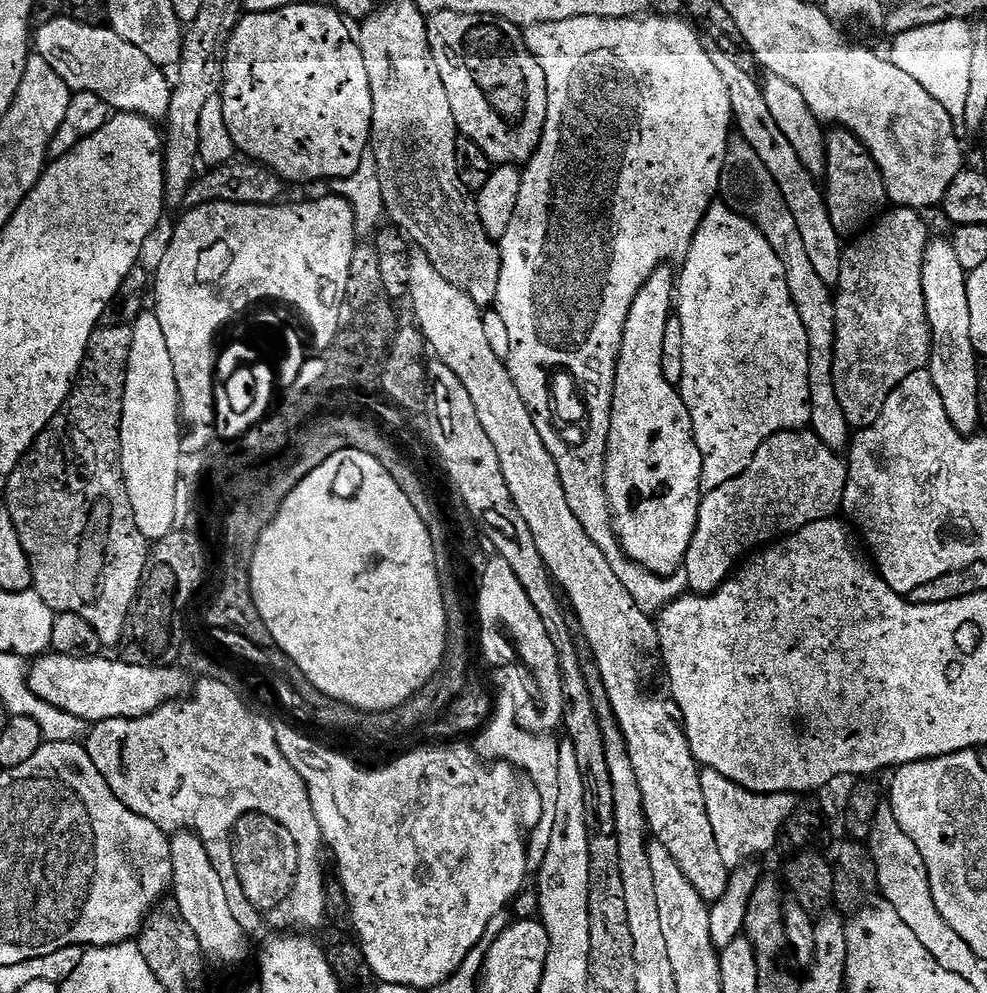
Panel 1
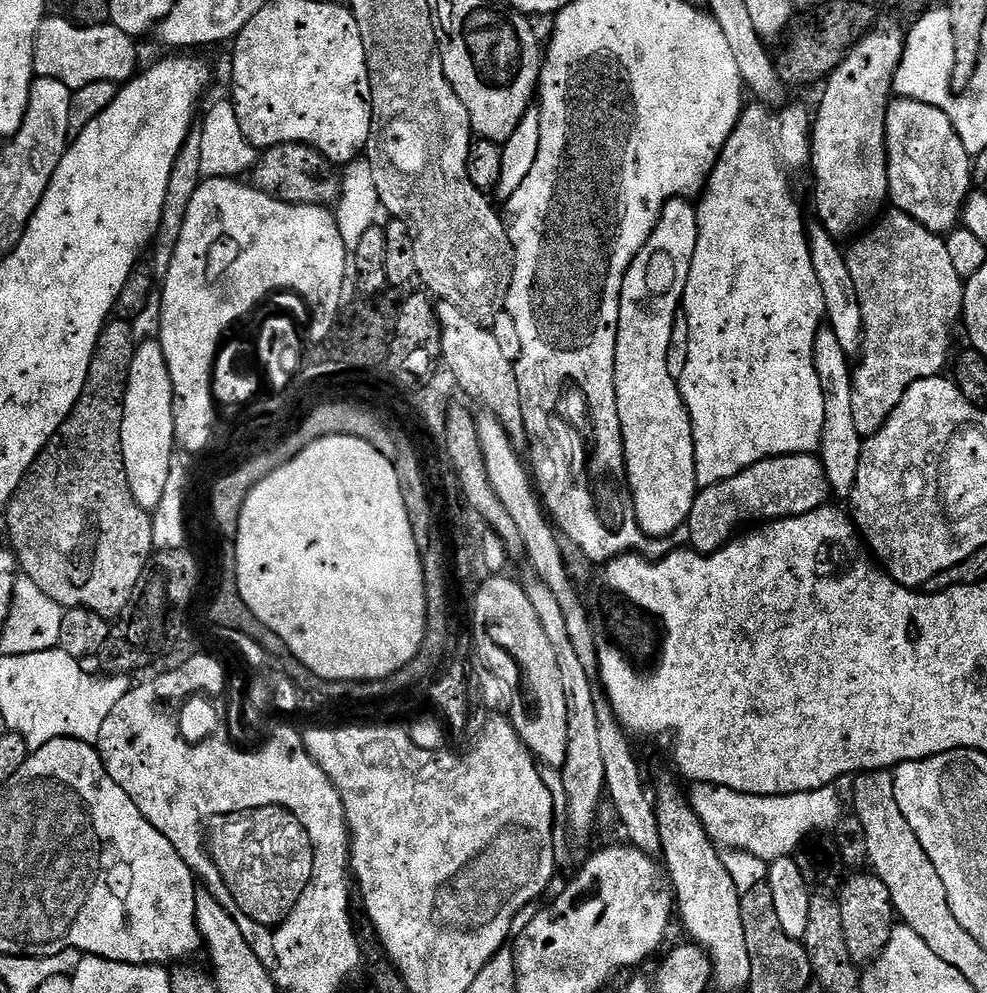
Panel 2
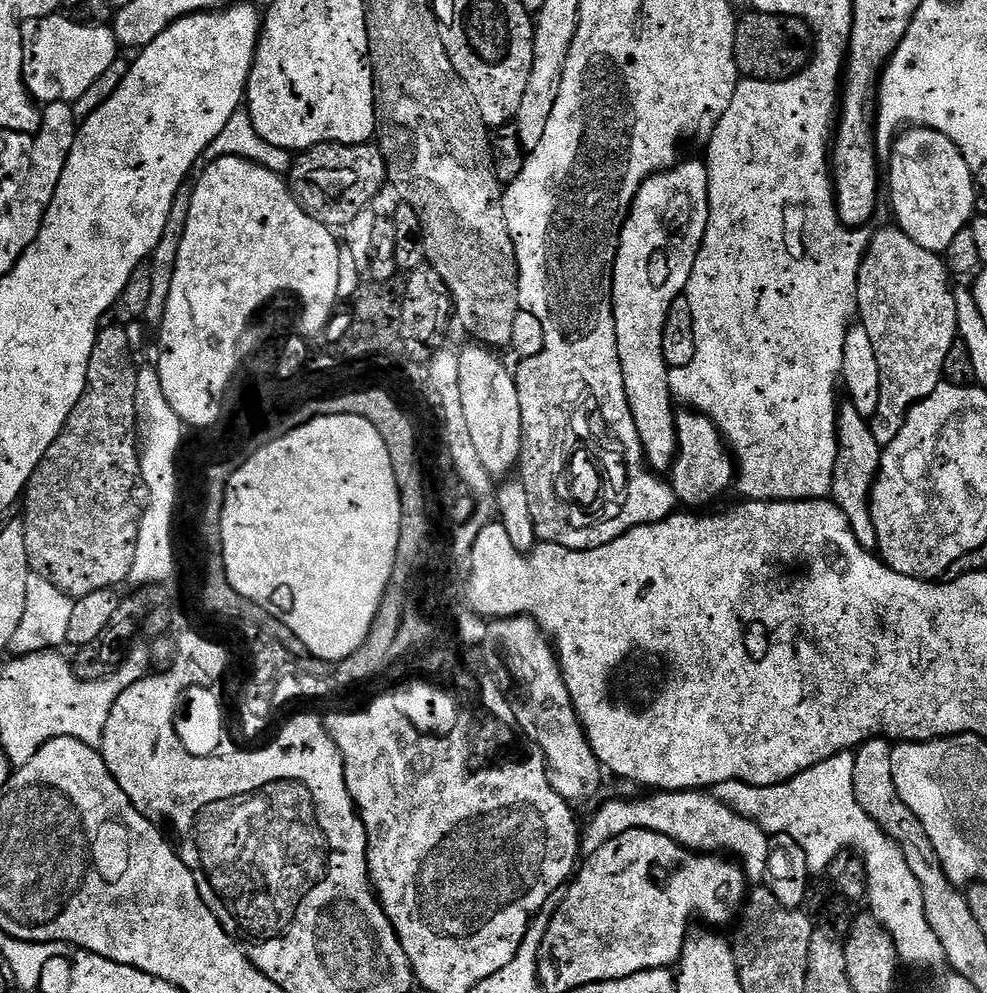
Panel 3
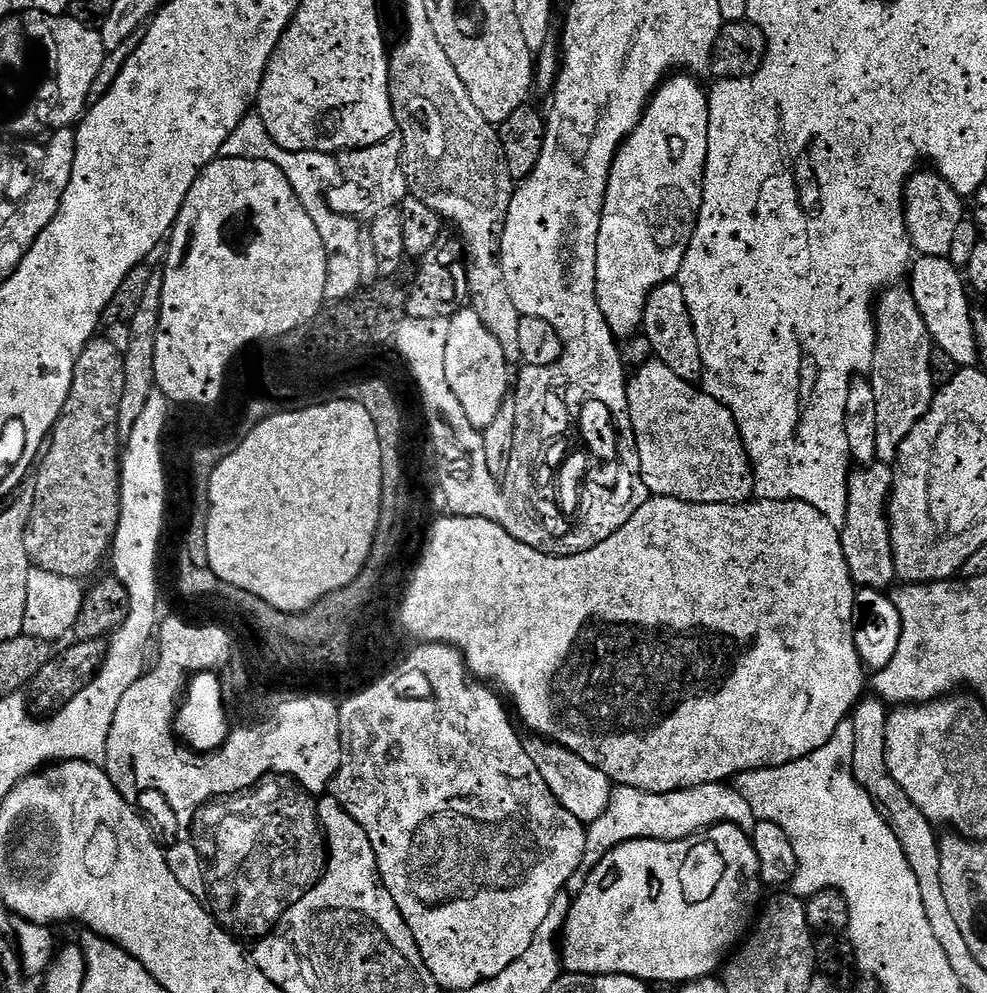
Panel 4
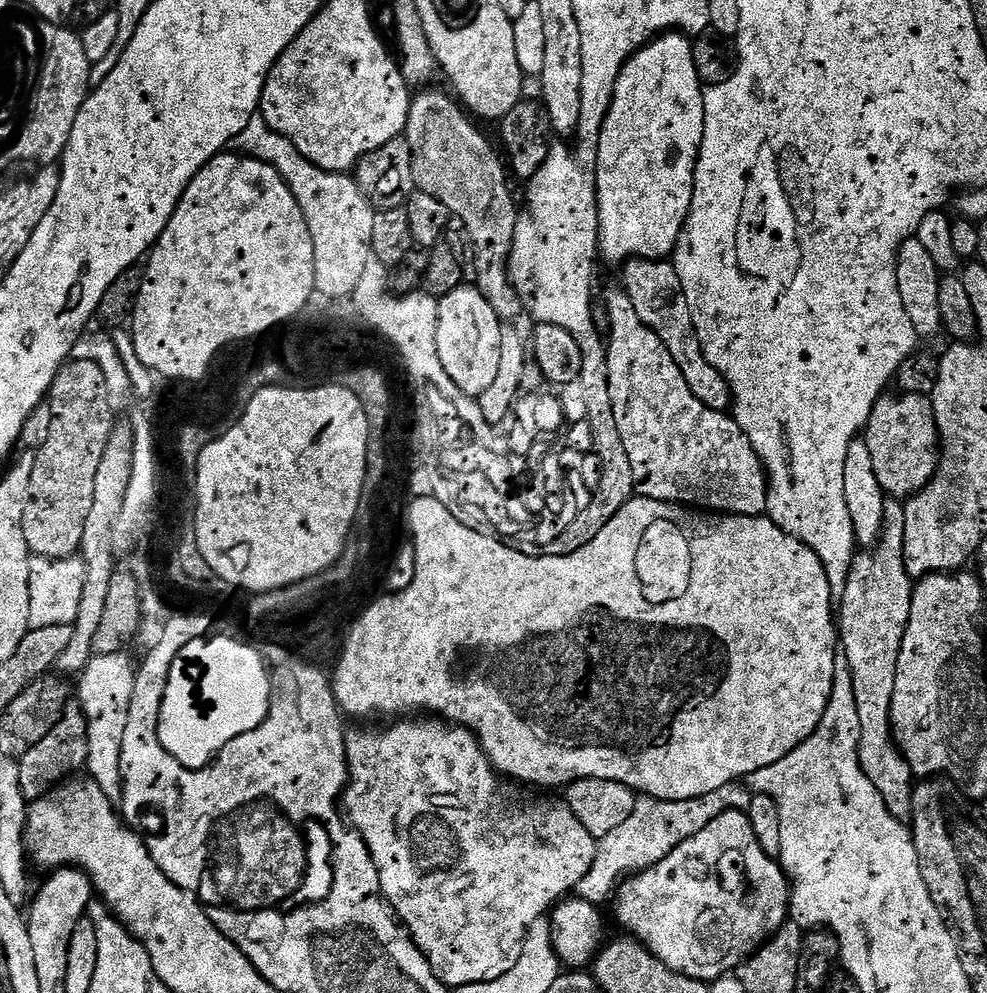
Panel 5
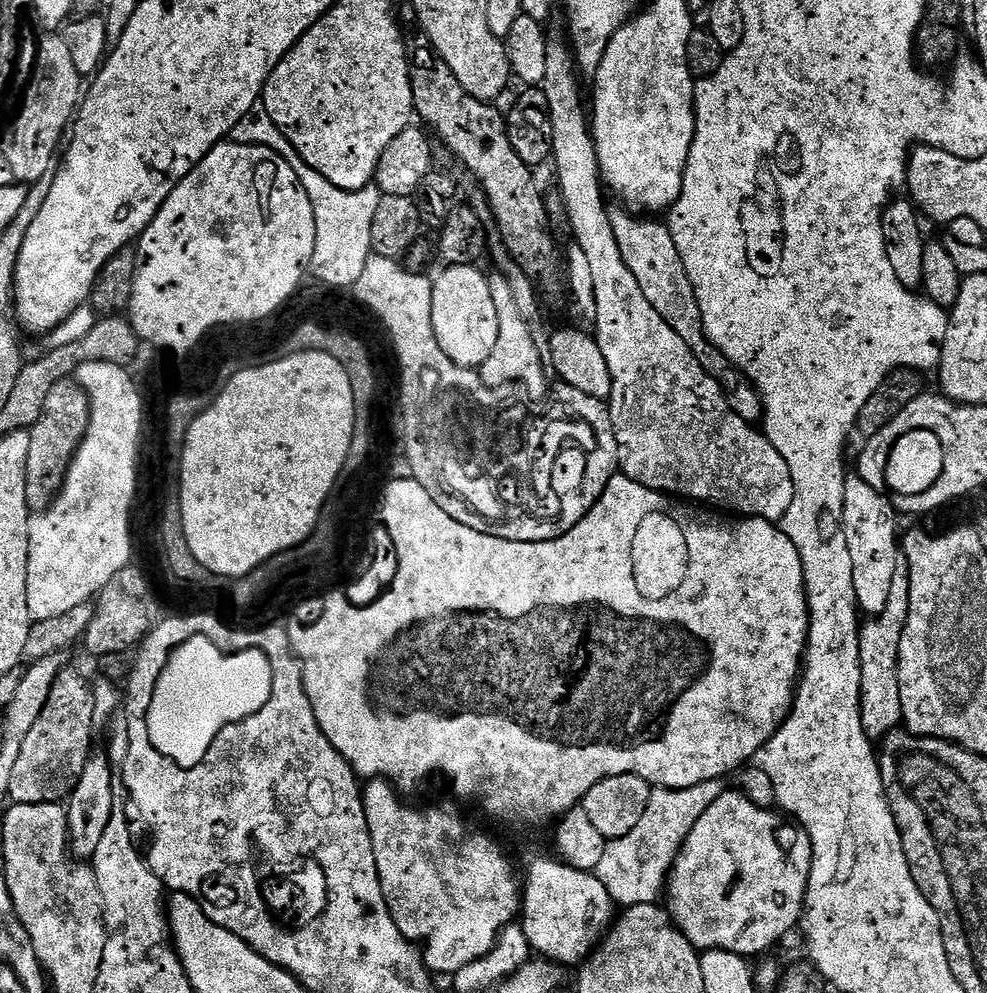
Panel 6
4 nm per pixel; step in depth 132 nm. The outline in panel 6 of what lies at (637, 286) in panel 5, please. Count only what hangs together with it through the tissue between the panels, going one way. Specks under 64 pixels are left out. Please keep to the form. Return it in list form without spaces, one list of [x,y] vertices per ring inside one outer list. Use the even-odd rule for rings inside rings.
[[[613,207],[608,217],[614,230],[614,242],[618,242],[618,250],[622,250],[622,262],[626,262],[634,278],[638,278],[638,286],[642,286],[646,302],[650,302],[650,306],[654,306],[654,310],[662,314],[666,323],[680,326],[684,316],[691,312],[693,315],[697,311],[696,295],[686,274],[686,266],[682,266],[682,254],[678,254],[678,246],[674,246],[674,238],[667,223],[660,221],[659,224],[656,221],[659,219],[641,218],[623,207],[620,208]]]

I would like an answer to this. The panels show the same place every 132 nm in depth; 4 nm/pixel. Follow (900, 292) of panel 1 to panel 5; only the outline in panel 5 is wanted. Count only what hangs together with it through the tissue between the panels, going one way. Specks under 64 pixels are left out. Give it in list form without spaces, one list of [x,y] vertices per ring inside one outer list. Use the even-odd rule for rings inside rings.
[[[891,394],[881,396],[870,414],[866,429],[870,458],[874,458],[874,474],[878,474],[878,482],[892,498],[911,498],[924,491],[934,475],[932,451],[938,448],[931,399],[924,394],[907,395],[901,400]]]

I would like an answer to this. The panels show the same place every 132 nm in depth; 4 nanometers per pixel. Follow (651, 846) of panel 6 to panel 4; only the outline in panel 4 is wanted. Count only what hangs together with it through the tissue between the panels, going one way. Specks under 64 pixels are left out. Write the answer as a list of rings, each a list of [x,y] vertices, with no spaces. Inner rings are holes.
[[[722,782],[672,792],[640,791],[634,787],[617,785],[612,791],[606,813],[587,825],[586,850],[581,867],[586,870],[595,868],[605,854],[628,841],[691,839],[716,824],[741,821],[744,812],[750,811],[749,804],[735,787]]]

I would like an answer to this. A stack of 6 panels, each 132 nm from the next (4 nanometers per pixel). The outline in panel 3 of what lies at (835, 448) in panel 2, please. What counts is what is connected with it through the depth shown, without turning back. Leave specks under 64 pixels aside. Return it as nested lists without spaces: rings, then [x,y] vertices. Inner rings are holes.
[[[850,402],[839,405],[836,417],[836,465],[832,479],[831,499],[846,514],[852,532],[861,547],[872,550],[876,548],[876,531],[872,522],[870,497],[876,474],[880,471],[880,453],[882,445],[872,433],[869,421]]]

